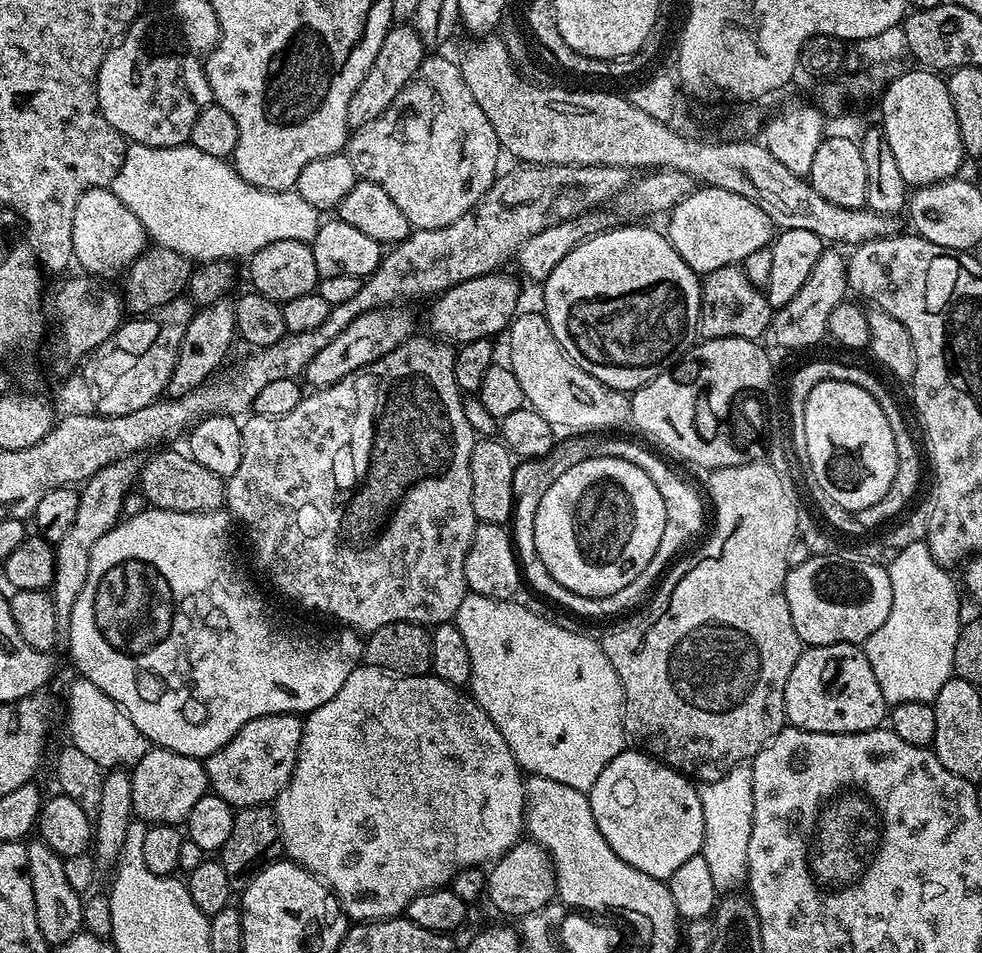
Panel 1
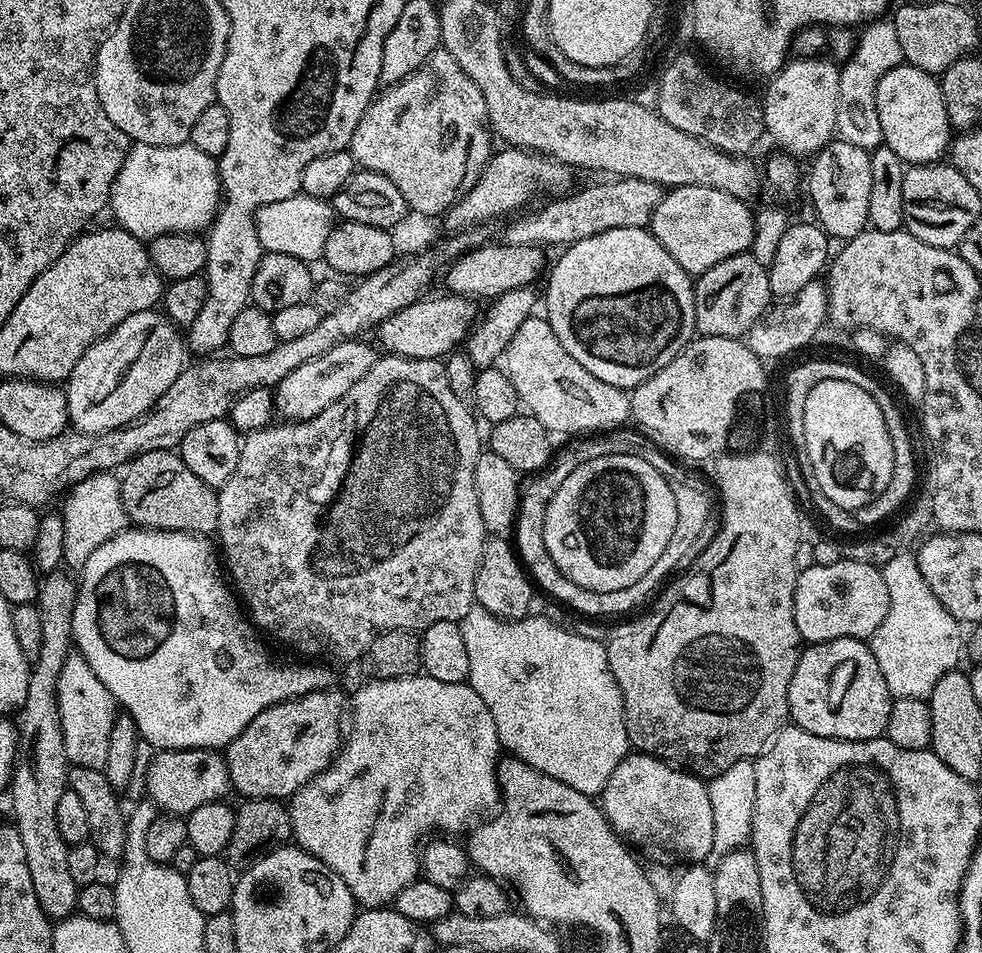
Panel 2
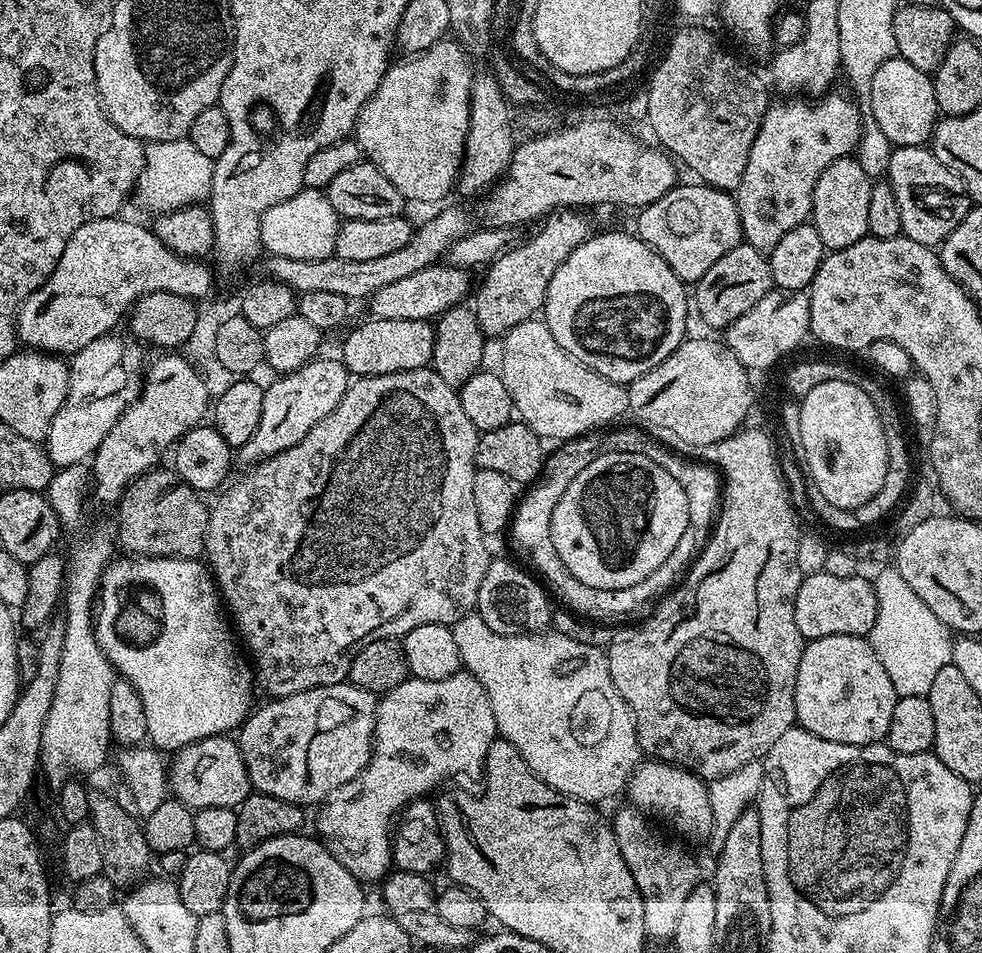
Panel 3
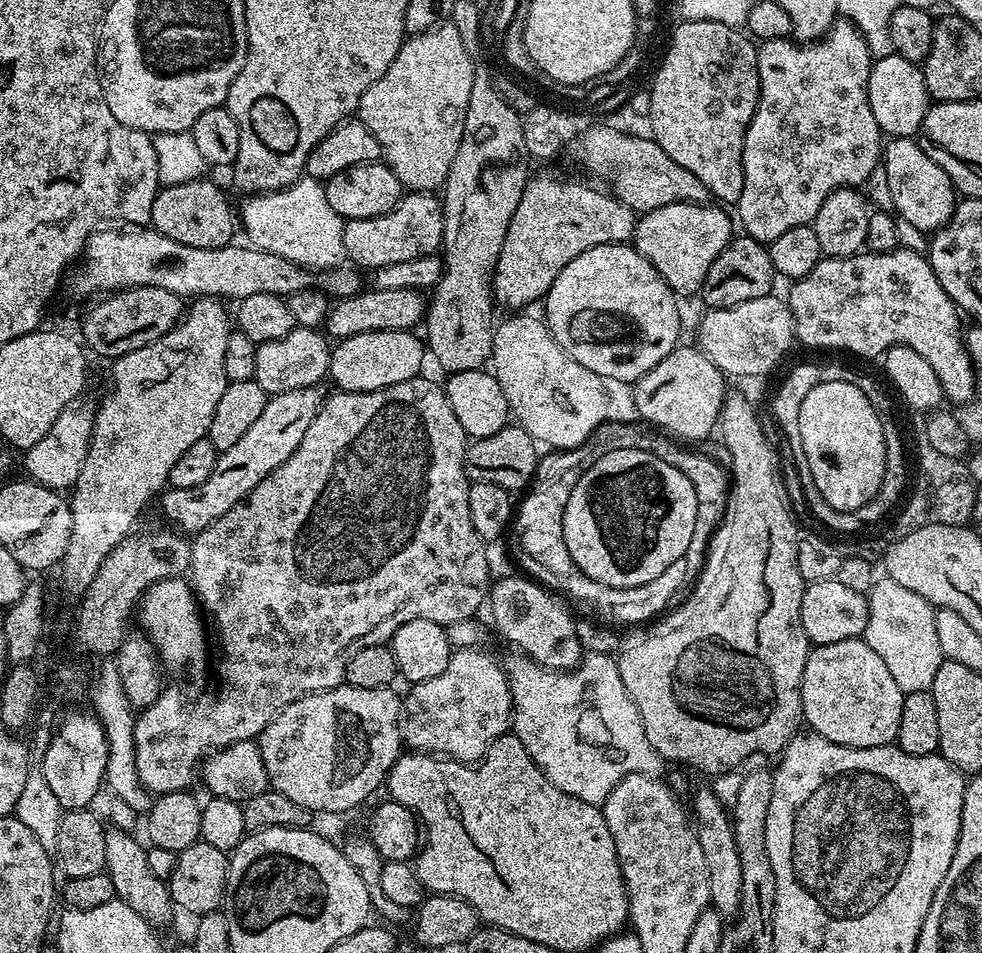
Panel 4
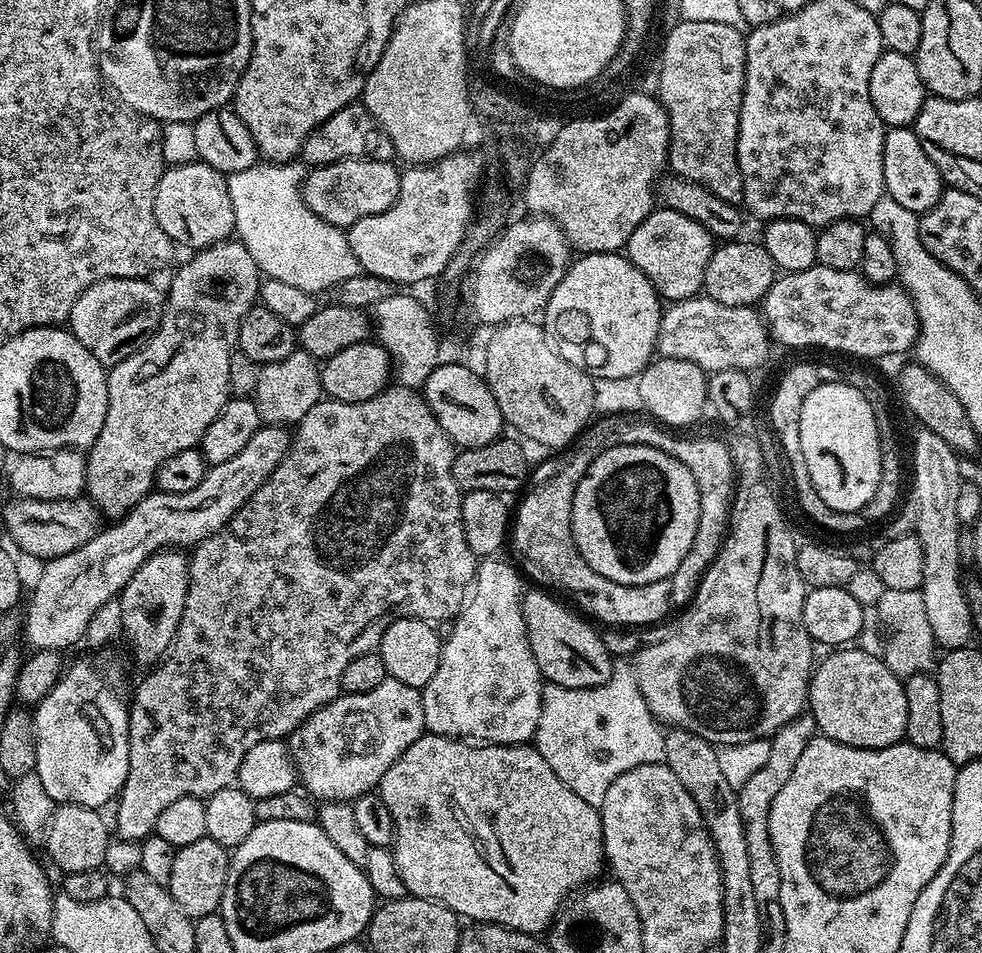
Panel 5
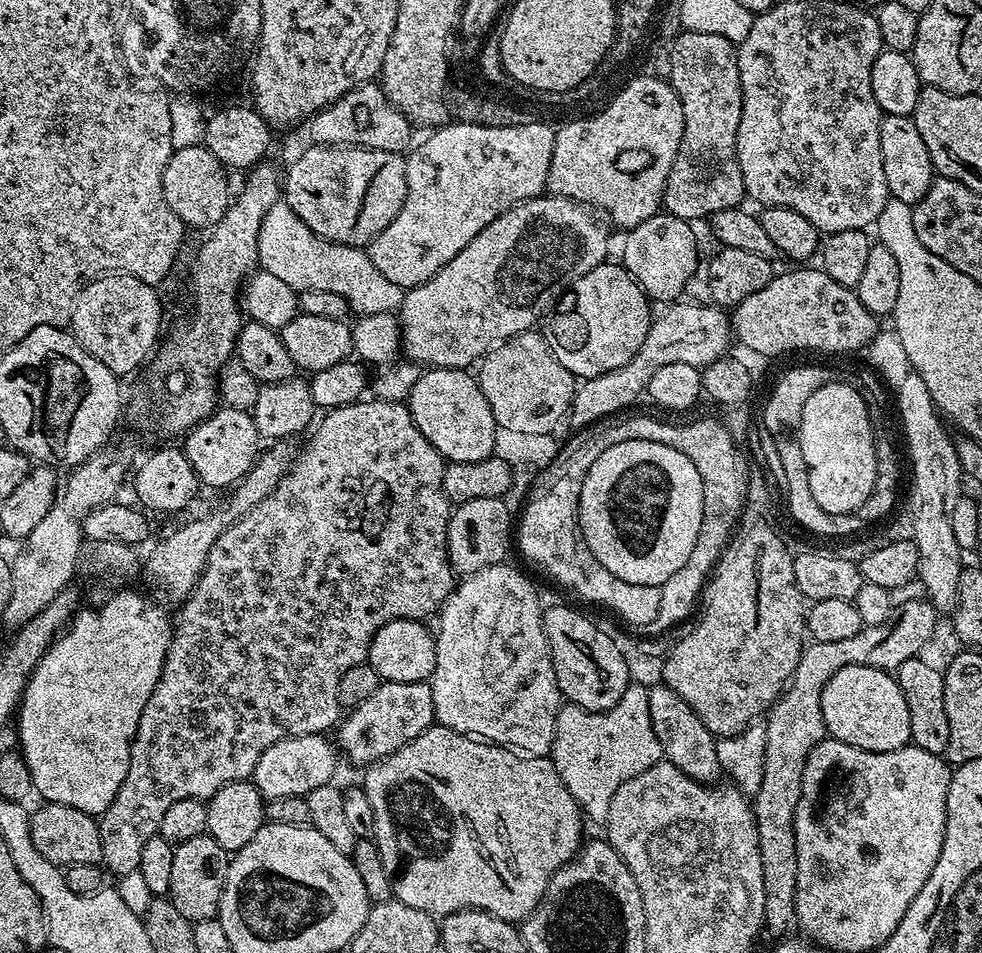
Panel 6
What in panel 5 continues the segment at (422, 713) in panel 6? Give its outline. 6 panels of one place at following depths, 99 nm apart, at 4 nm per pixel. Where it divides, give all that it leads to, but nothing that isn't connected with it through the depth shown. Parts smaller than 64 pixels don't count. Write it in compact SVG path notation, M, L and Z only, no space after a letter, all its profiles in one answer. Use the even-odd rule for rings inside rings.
M389 678L382 682L382 686L377 686L366 694L341 694L326 706L322 706L314 715L307 716L302 726L294 729L286 740L288 754L296 766L296 774L303 791L317 802L351 802L373 791L386 774L386 770L394 766L396 759L419 736L425 735L420 694L421 689Z

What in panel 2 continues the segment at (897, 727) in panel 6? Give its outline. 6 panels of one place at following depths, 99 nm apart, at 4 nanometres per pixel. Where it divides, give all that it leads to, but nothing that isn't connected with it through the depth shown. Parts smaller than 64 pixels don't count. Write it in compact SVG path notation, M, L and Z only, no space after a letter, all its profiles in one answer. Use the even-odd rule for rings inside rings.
M838 638L827 640L821 644L808 644L800 653L800 661L794 670L794 678L790 678L788 687L788 715L791 723L797 728L806 730L810 734L818 734L822 738L834 738L835 740L879 740L886 730L886 718L890 718L890 706L893 697L886 686L886 678L882 678L882 670L878 670L878 662L874 662L874 654L871 647L865 641L854 638Z

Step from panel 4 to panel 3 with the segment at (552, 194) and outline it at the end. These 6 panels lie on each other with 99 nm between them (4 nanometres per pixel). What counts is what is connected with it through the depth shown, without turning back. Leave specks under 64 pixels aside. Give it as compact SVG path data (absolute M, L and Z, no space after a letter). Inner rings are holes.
M557 210L551 213L529 240L521 244L519 241L487 265L485 272L488 273L480 289L474 292L474 311L485 337L503 338L511 328L533 319L543 309L550 278L554 278L558 266L562 266L568 255L590 235L588 220L584 215L580 210Z

